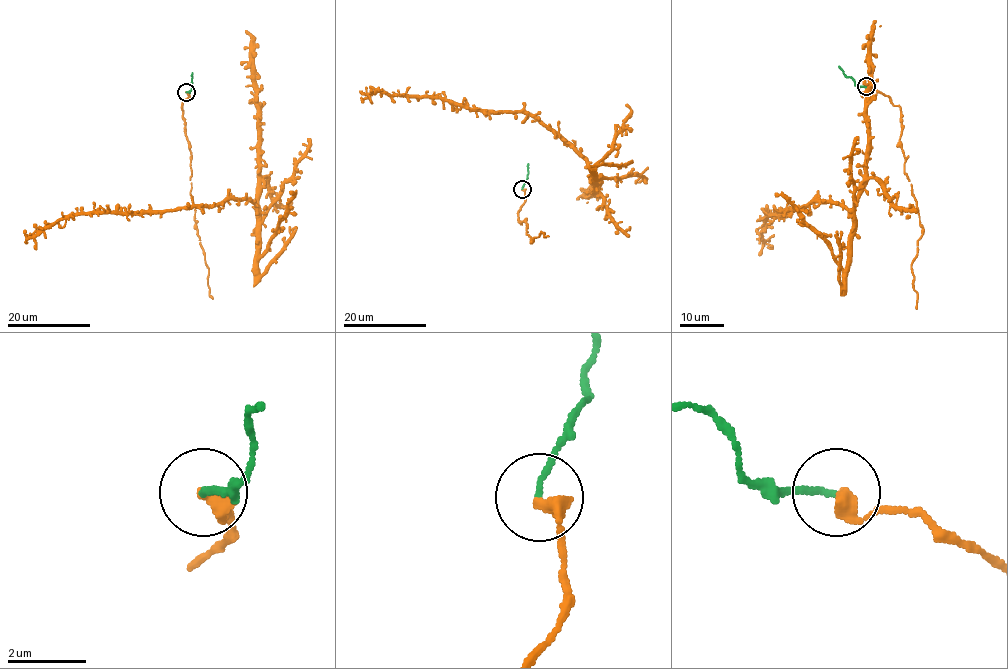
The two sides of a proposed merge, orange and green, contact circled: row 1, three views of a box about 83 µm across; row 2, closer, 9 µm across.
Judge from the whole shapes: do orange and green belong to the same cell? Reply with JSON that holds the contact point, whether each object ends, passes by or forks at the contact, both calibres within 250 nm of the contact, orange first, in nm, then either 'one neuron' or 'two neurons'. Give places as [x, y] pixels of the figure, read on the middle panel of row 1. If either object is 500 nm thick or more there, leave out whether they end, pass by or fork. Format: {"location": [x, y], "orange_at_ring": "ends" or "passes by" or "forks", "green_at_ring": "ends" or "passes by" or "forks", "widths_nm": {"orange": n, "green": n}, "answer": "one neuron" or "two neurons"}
{"location": [522, 189], "orange_at_ring": "ends", "green_at_ring": "ends", "widths_nm": {"orange": 440, "green": 140}, "answer": "one neuron"}

